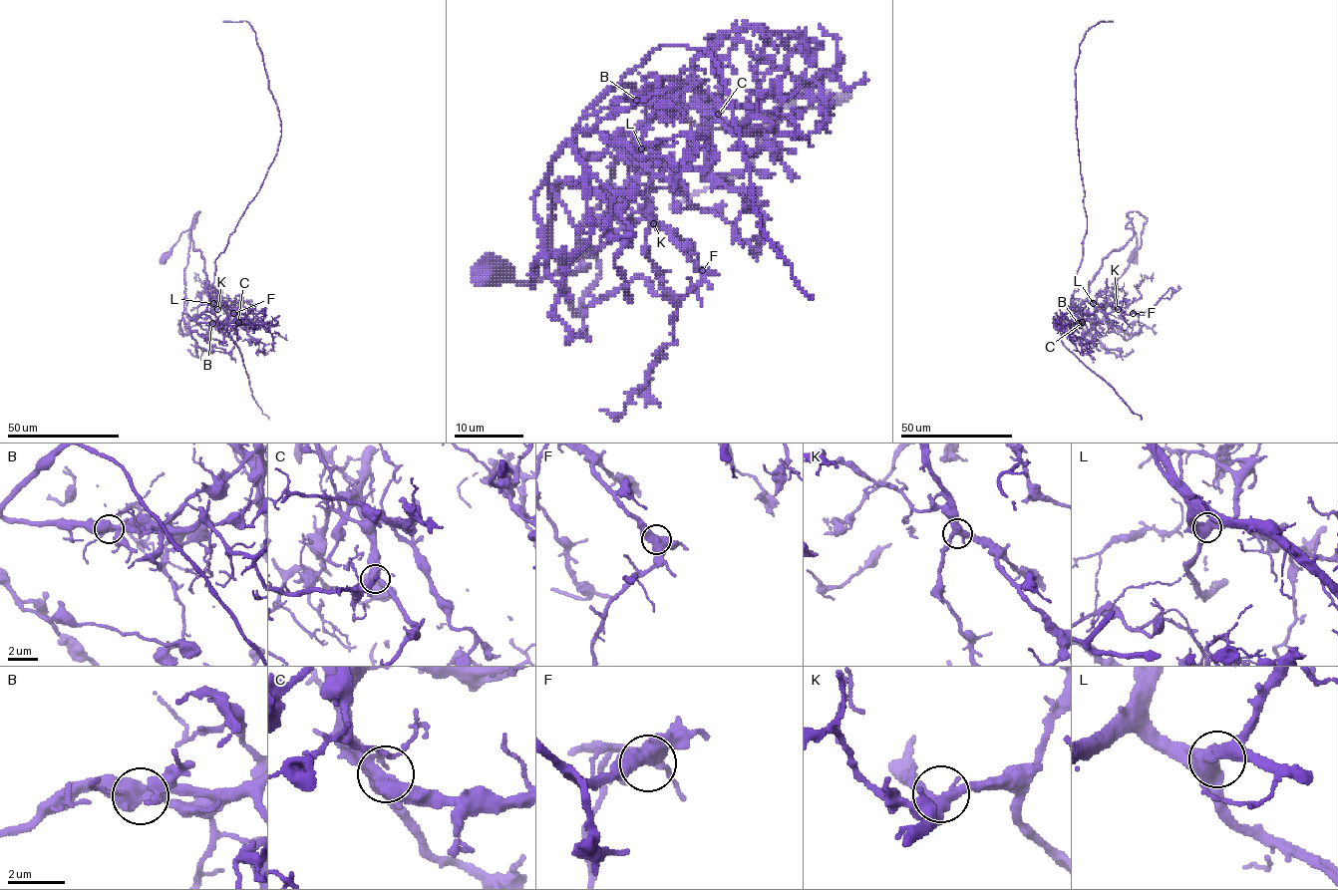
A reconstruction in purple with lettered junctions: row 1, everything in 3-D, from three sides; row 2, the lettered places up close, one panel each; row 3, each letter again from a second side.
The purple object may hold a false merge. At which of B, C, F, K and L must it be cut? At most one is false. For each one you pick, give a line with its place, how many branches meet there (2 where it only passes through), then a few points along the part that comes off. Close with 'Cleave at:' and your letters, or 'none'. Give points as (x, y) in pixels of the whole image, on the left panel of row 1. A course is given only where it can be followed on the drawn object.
B: place (212, 323); branches 4; course (212, 323), (195, 320), (208, 304), (214, 259), (258, 191), (281, 136), (256, 33), (246, 21), (223, 21)
Cleave at: B

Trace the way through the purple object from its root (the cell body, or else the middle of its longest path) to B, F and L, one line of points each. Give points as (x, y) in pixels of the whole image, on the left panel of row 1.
B: (166, 258), (195, 219), (189, 238), (204, 260), (206, 292), (235, 310), (212, 323)
F: (166, 258), (195, 219), (189, 238), (204, 260), (211, 310), (233, 313)
L: (166, 258), (179, 235), (194, 226), (195, 219), (189, 238), (204, 260), (206, 294), (213, 303)

